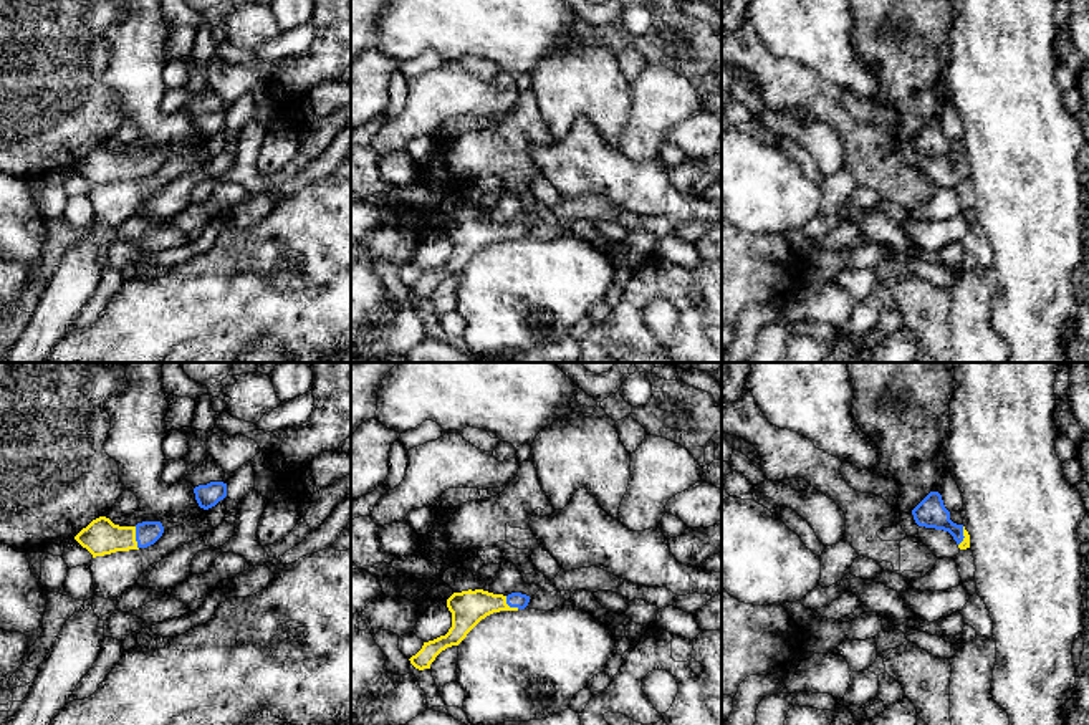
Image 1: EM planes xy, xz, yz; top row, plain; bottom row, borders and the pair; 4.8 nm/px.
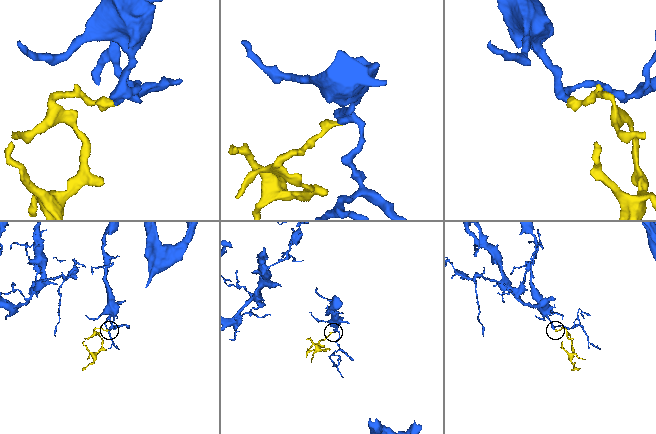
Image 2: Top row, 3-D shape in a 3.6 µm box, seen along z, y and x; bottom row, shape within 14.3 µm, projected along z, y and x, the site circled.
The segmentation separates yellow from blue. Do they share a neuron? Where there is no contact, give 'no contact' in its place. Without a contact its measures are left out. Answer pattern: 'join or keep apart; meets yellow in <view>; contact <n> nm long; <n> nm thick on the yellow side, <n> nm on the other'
join; meets yellow in xy; contact 110 nm long; 180 nm thick on the yellow side, 110 nm on the other

